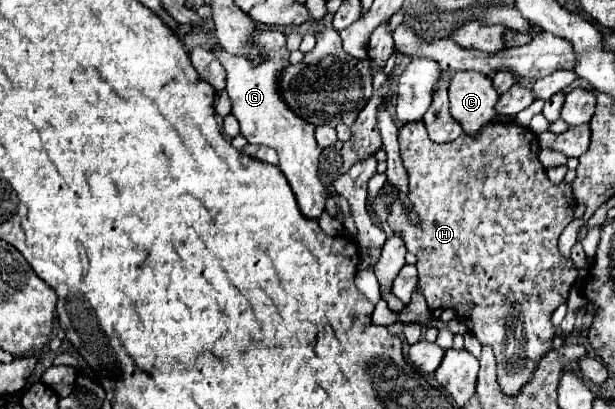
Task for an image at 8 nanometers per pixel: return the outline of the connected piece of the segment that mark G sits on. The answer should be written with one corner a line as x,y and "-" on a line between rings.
257,30
255,42
259,46
263,46
265,54
267,54
267,60
257,68
253,68
245,56
233,56
229,52
217,50
219,44
215,42
213,36
209,36
209,38
211,38
211,52
217,56
217,60
227,70
227,94
233,100
233,116
241,124
241,136
245,136
249,144
269,146
269,148
277,150
279,170
285,174
287,182
291,184
291,190
295,194
301,214
305,218
319,220
321,214
325,212
327,196
331,196
335,190
327,188
317,174
319,156
321,156
323,148
319,148
315,142
315,126
305,122
297,114
293,114
277,90
277,76
279,76
281,68
285,68
289,64
289,50
285,48
285,34

